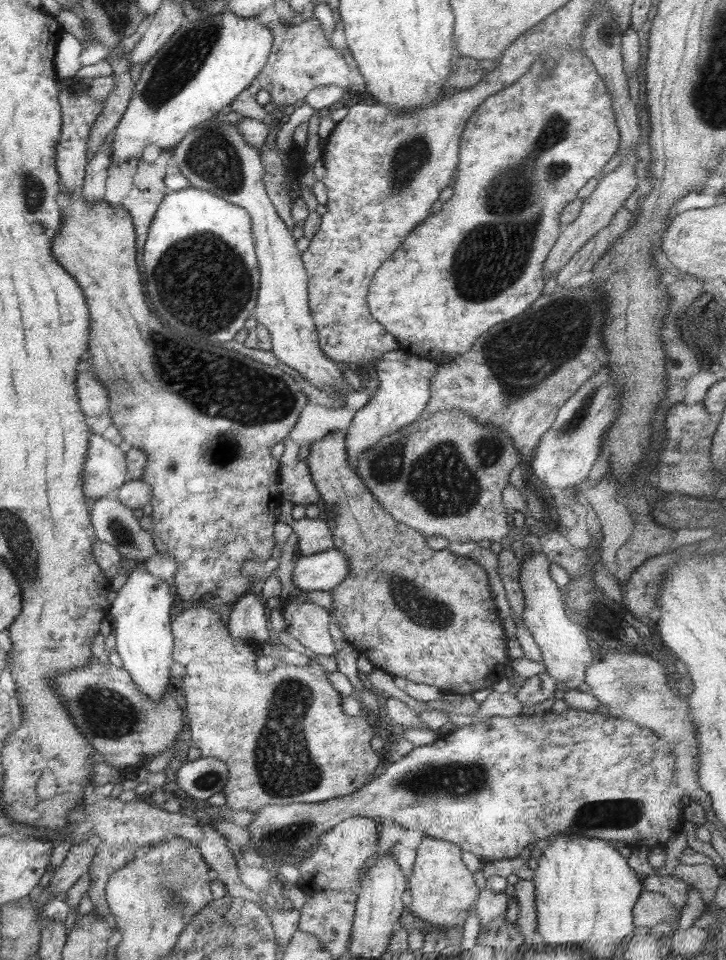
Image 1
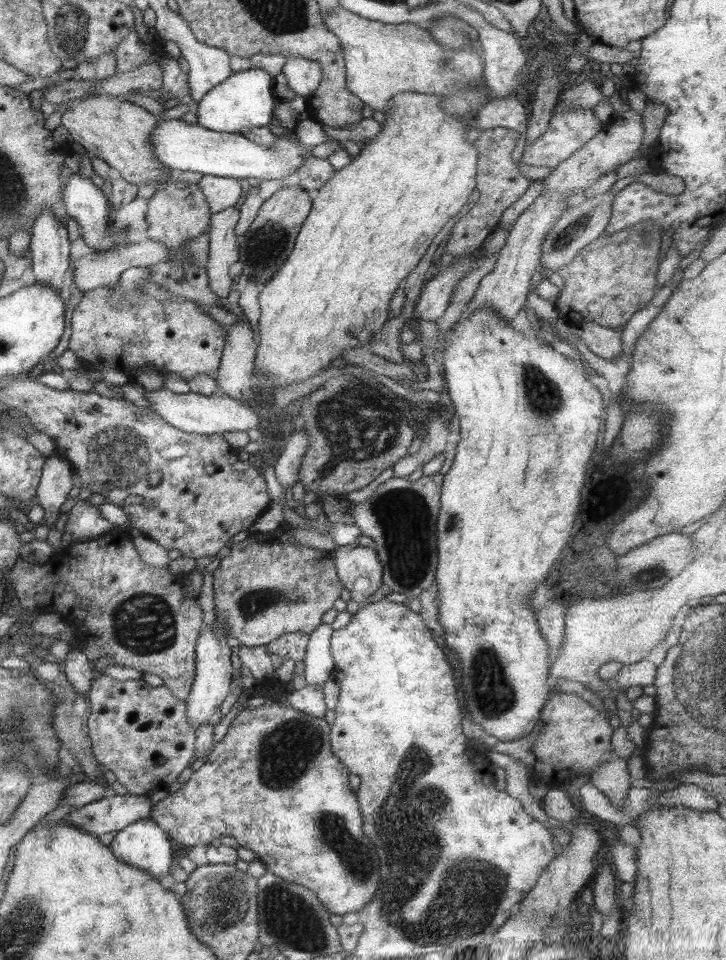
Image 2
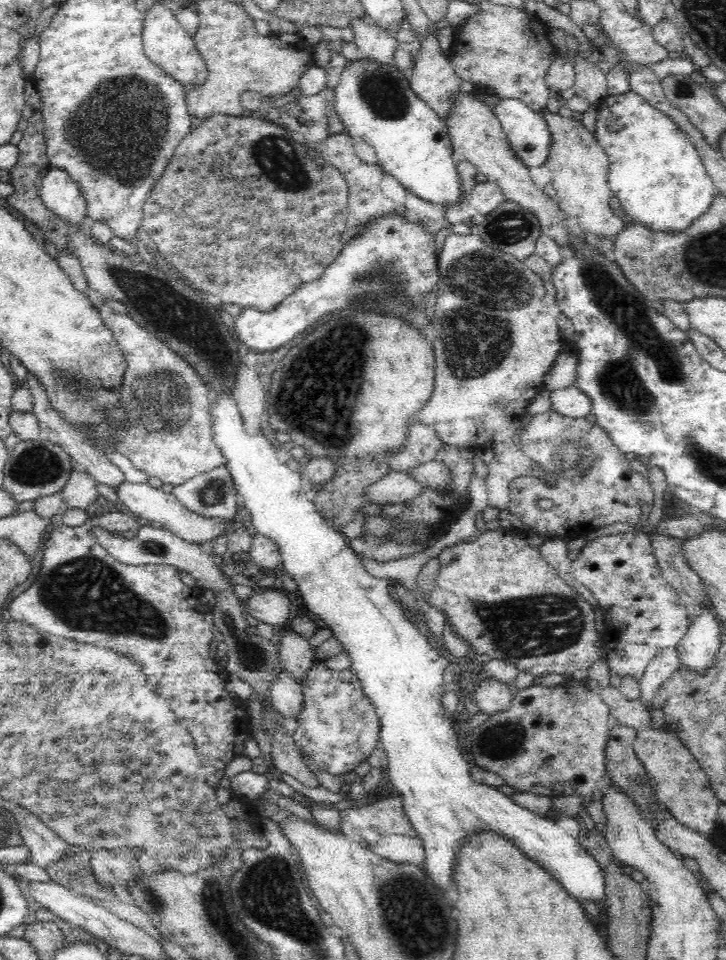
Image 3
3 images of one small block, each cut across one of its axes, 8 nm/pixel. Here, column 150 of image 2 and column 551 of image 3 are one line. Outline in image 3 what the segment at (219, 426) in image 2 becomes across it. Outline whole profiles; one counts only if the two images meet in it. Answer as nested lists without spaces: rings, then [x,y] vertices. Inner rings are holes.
[[[575,384],[550,391],[549,399],[551,408],[562,417],[581,419],[590,413],[590,398],[584,395]]]

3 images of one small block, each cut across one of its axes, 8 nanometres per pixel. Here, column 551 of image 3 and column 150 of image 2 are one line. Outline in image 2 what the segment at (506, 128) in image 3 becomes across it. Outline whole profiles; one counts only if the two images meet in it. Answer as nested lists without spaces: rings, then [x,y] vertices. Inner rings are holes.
[[[297,95],[288,102],[276,104],[272,118],[277,121],[277,125],[291,130],[292,139],[275,136],[271,148],[263,148],[239,133],[210,131],[199,126],[198,123],[188,124],[180,118],[165,119],[156,116],[157,123],[149,137],[153,156],[174,174],[187,170],[187,172],[197,172],[197,174],[218,176],[219,178],[248,178],[254,182],[286,178],[295,172],[295,169],[310,154],[294,134],[296,117],[306,109],[306,104],[305,98]]]

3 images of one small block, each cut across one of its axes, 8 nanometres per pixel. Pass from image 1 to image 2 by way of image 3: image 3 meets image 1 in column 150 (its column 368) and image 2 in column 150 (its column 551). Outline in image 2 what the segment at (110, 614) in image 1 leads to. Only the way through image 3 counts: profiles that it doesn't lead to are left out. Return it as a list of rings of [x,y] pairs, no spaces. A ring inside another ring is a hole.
[[[148,818],[117,831],[108,847],[121,862],[159,880],[173,864],[169,841],[169,835]]]

